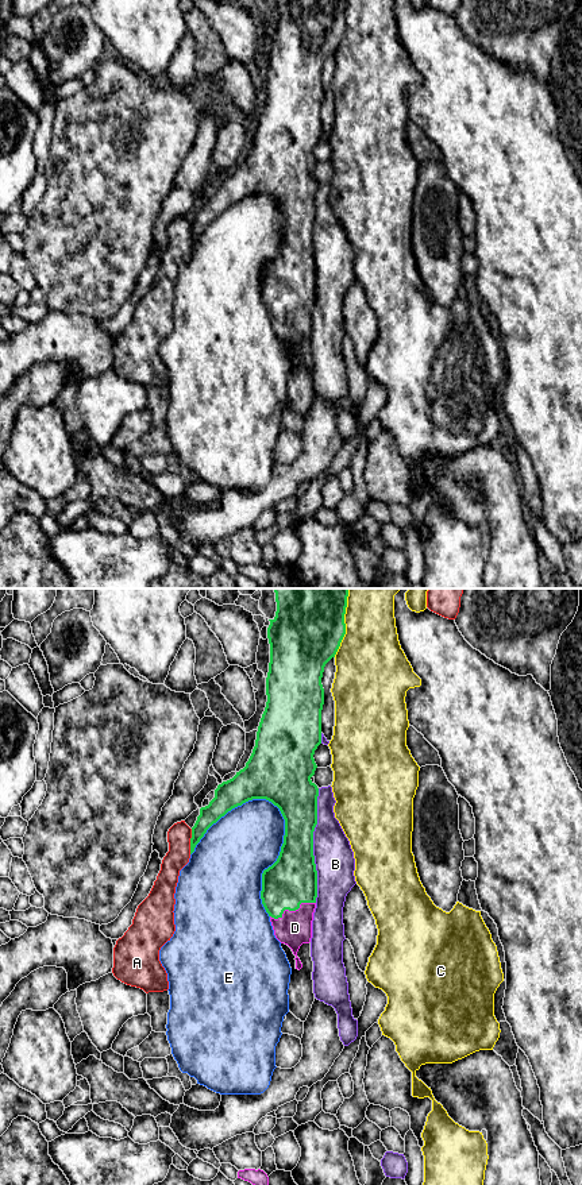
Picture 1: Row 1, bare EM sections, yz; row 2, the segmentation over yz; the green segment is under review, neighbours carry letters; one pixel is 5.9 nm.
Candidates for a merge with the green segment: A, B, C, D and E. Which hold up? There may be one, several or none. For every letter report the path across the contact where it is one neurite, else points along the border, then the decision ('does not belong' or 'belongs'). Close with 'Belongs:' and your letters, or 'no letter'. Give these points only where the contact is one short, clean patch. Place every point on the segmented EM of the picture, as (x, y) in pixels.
A: does not belong
B: does not belong
C: does not belong
D: belongs
E: does not belong
Belongs: D

